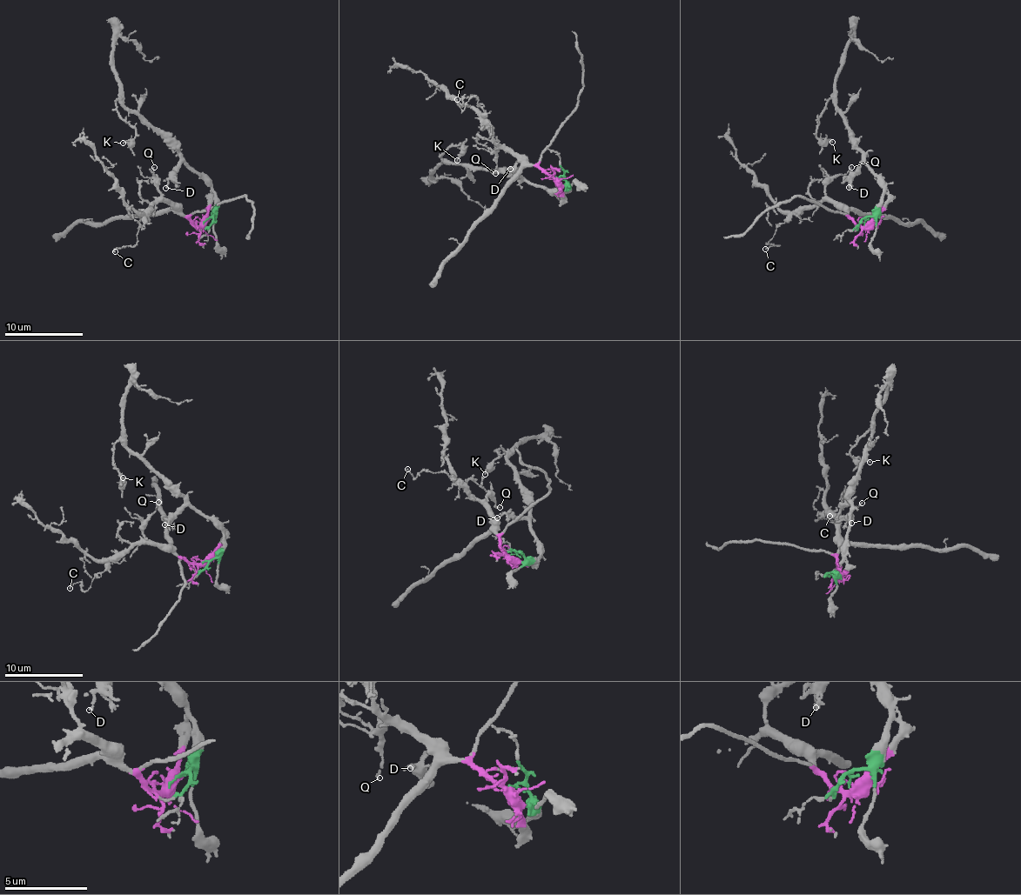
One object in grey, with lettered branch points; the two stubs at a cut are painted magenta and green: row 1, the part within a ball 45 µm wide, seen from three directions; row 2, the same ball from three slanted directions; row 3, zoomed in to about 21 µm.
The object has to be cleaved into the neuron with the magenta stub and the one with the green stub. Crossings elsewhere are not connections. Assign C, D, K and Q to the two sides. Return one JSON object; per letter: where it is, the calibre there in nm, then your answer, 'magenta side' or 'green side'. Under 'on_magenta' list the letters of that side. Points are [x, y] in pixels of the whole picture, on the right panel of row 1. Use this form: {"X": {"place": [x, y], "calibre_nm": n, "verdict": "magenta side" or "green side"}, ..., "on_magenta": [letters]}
{"C": {"place": [765, 249], "calibre_nm": 100, "verdict": "magenta side"}, "D": {"place": [849, 187], "calibre_nm": 120, "verdict": "green side"}, "K": {"place": [832, 142], "calibre_nm": 170, "verdict": "green side"}, "Q": {"place": [851, 167], "calibre_nm": 110, "verdict": "magenta side"}, "on_magenta": ["C", "Q"]}

